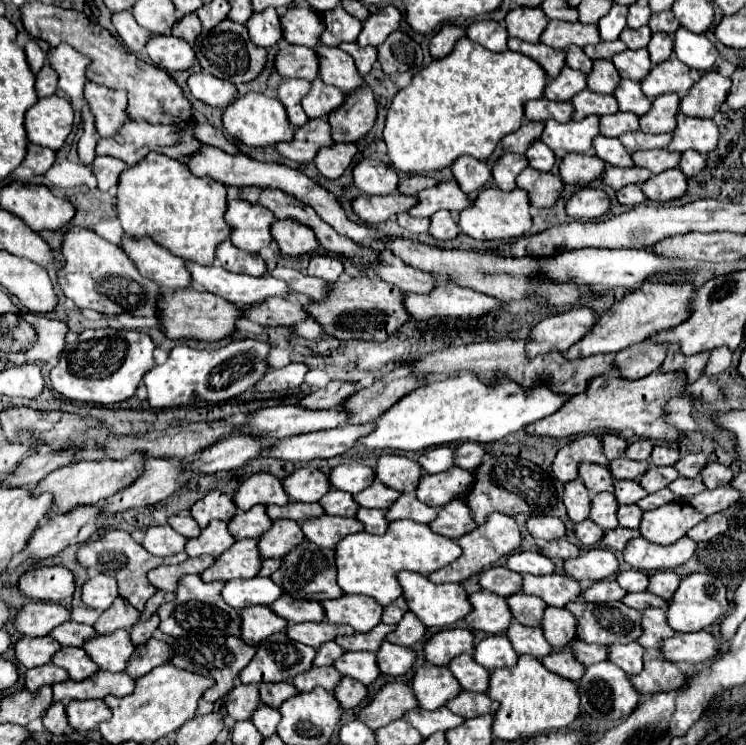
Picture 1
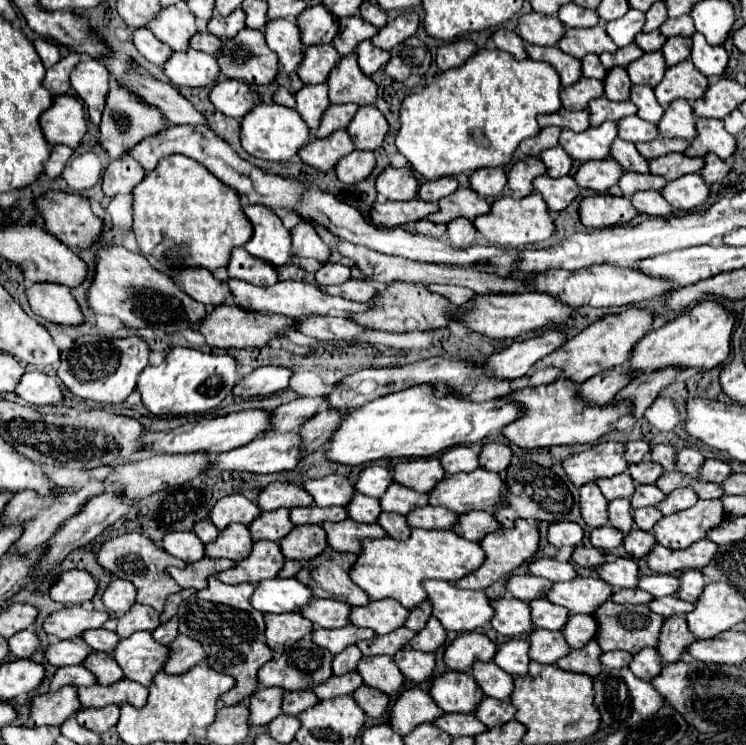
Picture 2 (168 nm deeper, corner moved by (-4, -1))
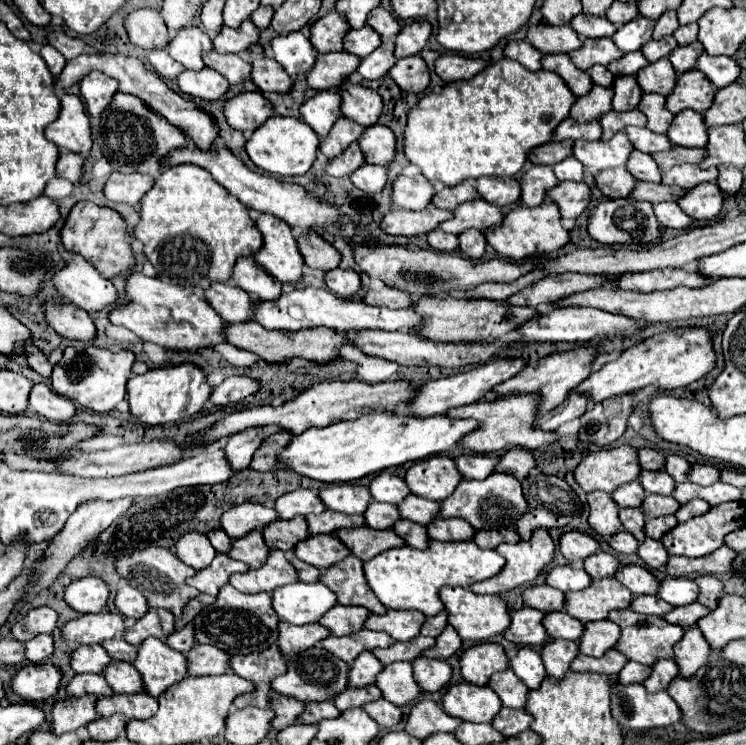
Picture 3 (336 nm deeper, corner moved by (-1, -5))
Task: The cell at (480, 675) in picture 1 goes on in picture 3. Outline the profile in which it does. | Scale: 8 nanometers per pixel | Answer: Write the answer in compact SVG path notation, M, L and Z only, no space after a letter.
M508 668L504 672L496 672L490 676L488 686L500 696L502 706L508 708L524 708L528 688L516 678L516 674Z

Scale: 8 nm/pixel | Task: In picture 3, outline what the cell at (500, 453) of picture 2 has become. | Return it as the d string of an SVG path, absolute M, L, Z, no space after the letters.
M512 448L504 456L500 456L500 460L496 464L496 472L508 472L508 474L516 476L518 480L524 480L524 476L528 476L530 468L534 468L534 466L536 466L536 460L530 450Z

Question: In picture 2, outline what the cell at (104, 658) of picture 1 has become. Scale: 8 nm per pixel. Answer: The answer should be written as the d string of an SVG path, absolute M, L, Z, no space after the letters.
M135 632L117 644L113 656L123 668L125 678L149 688L155 674L163 670L169 658L169 648L159 644L151 632Z

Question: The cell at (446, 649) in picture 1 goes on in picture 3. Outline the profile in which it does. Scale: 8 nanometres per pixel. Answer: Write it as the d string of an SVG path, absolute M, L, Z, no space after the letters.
M480 642L464 650L464 654L460 656L462 678L476 686L484 686L494 672L506 670L506 668L508 668L508 658L500 644Z

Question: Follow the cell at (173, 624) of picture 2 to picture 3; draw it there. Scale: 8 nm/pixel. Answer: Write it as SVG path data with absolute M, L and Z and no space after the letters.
M186 624L184 628L172 632L172 636L168 636L164 642L170 648L178 650L178 652L188 652L194 646L194 628L192 628L192 624Z

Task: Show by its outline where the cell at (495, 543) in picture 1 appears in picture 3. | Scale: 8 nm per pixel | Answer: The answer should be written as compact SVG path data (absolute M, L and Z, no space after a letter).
M536 530L530 540L520 540L516 544L500 544L496 550L500 552L500 556L506 558L504 572L492 576L492 580L472 584L472 592L500 594L520 584L532 582L550 564L554 554L554 542L546 530Z

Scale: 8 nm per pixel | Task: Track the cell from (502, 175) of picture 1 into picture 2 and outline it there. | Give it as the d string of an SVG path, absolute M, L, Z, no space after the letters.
M529 156L519 160L509 172L509 190L513 192L513 198L529 196L533 192L533 180L543 174L547 174L547 168L541 158Z

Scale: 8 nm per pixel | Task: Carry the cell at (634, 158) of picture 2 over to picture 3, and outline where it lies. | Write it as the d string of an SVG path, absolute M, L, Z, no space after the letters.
M634 150L632 156L628 158L626 170L636 178L636 180L646 180L646 182L660 182L660 170L656 162L652 160L650 154Z

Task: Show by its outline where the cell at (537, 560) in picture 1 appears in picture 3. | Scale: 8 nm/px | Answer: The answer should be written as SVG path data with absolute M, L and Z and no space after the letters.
M554 566L552 570L546 572L546 584L552 588L558 588L562 592L570 590L582 590L590 586L590 576L582 568L572 568L572 566Z

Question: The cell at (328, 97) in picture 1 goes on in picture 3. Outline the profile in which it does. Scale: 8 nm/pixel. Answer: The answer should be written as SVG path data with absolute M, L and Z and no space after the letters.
M340 116L340 120L336 120L336 124L332 126L332 132L326 136L326 140L320 142L320 150L328 158L334 158L340 152L344 152L352 142L356 142L362 132L364 132L364 128L360 128L360 124L356 124L354 120L348 120L346 116Z

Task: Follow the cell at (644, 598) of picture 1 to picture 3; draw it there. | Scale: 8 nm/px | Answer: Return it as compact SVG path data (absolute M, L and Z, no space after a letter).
M692 602L688 606L676 606L674 610L670 610L668 614L664 614L664 620L668 620L670 624L678 624L682 628L686 626L694 626L702 616L706 616L710 610L698 602Z

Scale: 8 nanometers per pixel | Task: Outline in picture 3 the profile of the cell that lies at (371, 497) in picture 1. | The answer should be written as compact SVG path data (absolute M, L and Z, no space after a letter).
M408 494L398 504L398 508L400 508L400 518L406 518L406 520L412 520L416 524L426 526L428 522L432 522L438 516L440 504L432 502L432 500L424 500L424 498L414 496L414 494Z

